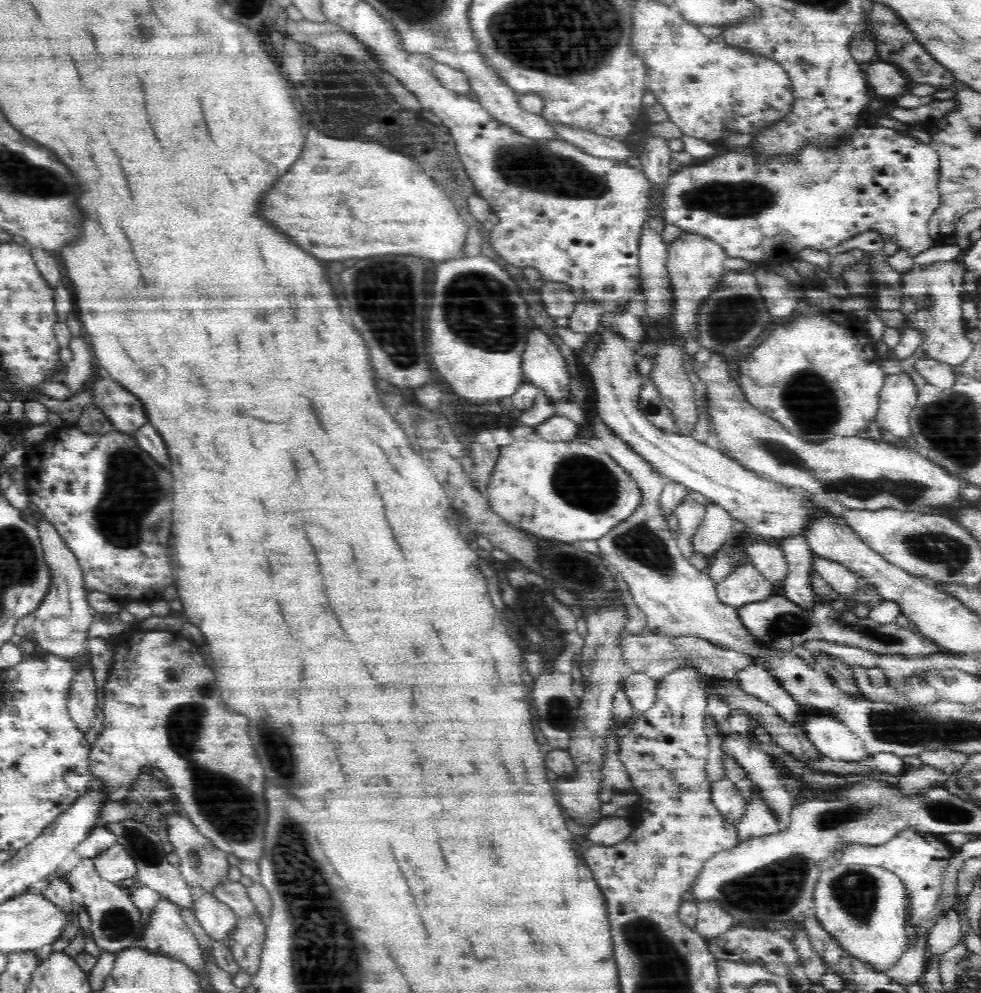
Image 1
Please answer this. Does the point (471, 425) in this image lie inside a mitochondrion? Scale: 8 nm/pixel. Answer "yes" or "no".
no

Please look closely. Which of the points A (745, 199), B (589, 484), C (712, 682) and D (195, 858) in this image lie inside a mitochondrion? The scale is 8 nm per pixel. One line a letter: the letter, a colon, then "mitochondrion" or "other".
A: mitochondrion
B: mitochondrion
C: other
D: mitochondrion

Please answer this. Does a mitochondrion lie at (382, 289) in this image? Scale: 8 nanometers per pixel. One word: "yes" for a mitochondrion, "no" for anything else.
yes

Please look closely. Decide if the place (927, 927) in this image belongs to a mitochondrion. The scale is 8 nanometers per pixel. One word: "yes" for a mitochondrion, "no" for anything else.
no

